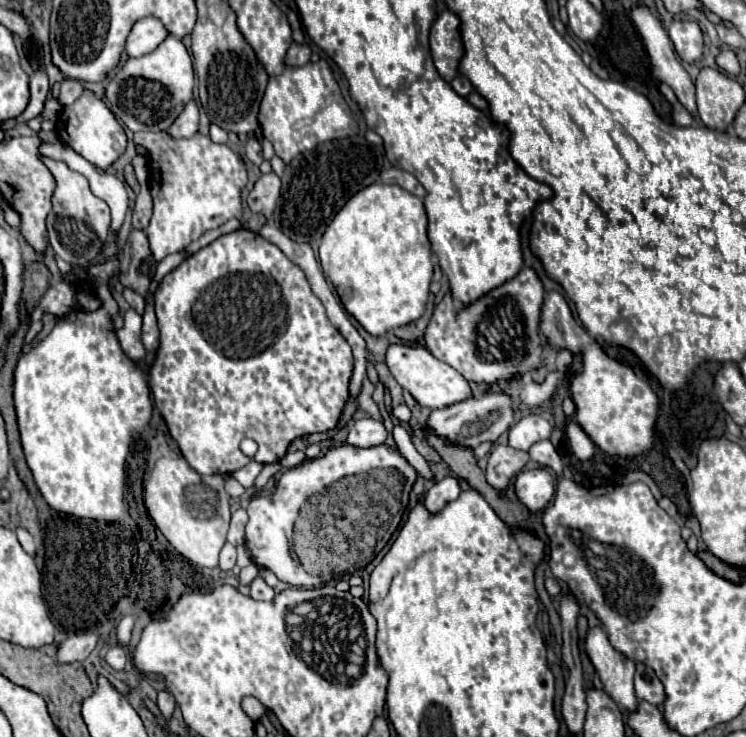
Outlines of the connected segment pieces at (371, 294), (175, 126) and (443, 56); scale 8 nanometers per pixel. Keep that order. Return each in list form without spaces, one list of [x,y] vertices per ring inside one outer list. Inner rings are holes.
[[[368,185],[352,197],[324,231],[320,243],[320,263],[324,275],[332,281],[346,311],[372,335],[384,337],[390,329],[408,325],[422,317],[430,295],[434,275],[432,247],[428,241],[428,219],[422,199],[404,191],[398,185]]]
[[[190,101],[178,115],[178,119],[168,127],[168,133],[172,139],[186,139],[196,135],[196,131],[198,131],[198,107],[194,101]]]
[[[442,11],[430,29],[430,53],[434,65],[444,77],[444,81],[452,81],[458,71],[458,63],[462,59],[462,41],[458,35],[458,17],[452,11]]]

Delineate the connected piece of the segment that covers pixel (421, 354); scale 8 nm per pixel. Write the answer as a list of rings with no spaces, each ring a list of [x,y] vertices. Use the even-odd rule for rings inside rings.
[[[402,343],[390,345],[386,353],[386,365],[390,373],[394,375],[394,379],[402,385],[402,389],[406,389],[416,399],[416,403],[422,407],[442,409],[442,407],[460,403],[472,395],[470,383],[448,363],[438,361],[426,347],[402,345]]]

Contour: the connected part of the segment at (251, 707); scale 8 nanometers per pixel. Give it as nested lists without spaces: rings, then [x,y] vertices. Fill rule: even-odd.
[[[244,697],[244,699],[242,699],[242,709],[244,709],[244,713],[246,713],[252,721],[258,721],[258,719],[264,715],[264,705],[262,705],[258,699],[254,699],[254,697]]]

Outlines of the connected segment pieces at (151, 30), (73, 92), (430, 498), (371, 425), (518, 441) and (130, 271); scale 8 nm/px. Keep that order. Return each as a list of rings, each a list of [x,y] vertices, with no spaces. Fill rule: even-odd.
[[[154,17],[140,19],[128,35],[126,53],[130,57],[142,57],[142,55],[150,53],[152,49],[156,49],[168,35],[170,33],[164,29],[164,25],[158,19],[154,19]]]
[[[64,79],[62,81],[62,89],[60,89],[60,95],[58,95],[58,101],[62,105],[70,105],[74,103],[80,95],[82,95],[84,87],[80,81],[74,81],[74,79]]]
[[[446,477],[438,483],[434,483],[434,487],[426,493],[426,499],[424,499],[424,507],[428,509],[430,515],[436,515],[440,513],[450,501],[454,501],[458,495],[460,495],[460,485],[458,485],[458,479],[456,477]]]
[[[358,419],[358,421],[354,421],[350,425],[350,433],[348,433],[346,445],[366,449],[366,447],[382,445],[386,441],[386,437],[388,437],[388,431],[386,431],[382,421],[376,421],[376,419]]]
[[[530,413],[510,427],[510,447],[528,451],[536,441],[550,439],[550,431],[552,427],[542,415]]]
[[[132,231],[126,247],[122,251],[122,263],[120,263],[120,283],[124,287],[134,289],[142,297],[148,297],[150,279],[156,271],[156,261],[150,253],[148,237],[144,231]]]

